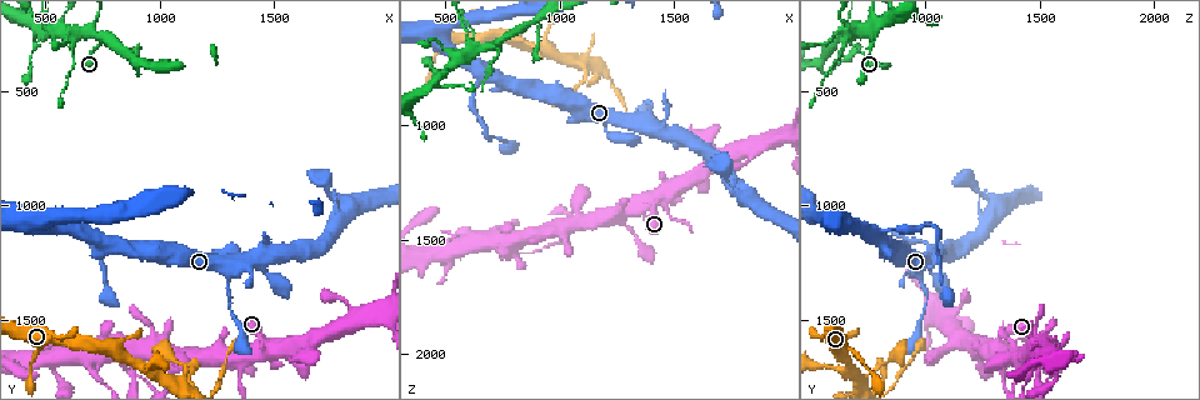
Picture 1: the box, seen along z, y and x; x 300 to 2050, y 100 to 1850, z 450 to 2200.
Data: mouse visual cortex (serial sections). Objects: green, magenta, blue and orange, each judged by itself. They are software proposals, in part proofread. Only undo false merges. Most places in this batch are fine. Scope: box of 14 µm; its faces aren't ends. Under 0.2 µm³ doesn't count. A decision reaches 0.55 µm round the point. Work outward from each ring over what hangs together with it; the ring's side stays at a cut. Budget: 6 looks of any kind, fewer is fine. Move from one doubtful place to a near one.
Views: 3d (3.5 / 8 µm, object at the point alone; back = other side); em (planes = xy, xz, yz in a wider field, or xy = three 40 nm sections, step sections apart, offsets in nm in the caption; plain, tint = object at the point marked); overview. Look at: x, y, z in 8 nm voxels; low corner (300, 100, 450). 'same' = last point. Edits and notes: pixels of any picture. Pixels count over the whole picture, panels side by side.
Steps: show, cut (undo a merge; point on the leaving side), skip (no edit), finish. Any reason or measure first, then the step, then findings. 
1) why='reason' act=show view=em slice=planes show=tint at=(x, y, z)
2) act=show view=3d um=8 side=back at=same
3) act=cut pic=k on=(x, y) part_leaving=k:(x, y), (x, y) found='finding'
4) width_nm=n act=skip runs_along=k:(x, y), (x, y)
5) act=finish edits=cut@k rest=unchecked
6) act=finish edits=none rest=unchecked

why='a narrow waist' act=show view=3d um=3.5 side=back at=(630, 1100, 870)

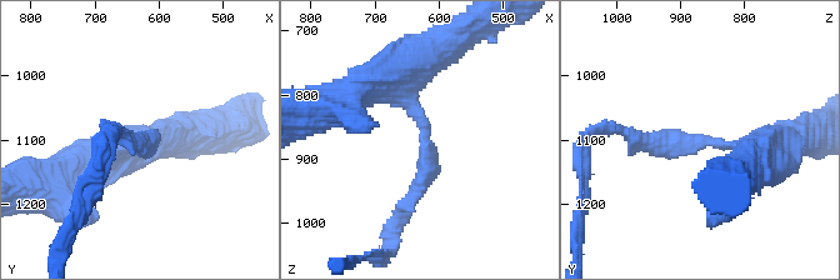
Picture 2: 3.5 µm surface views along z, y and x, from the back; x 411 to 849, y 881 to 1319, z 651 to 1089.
why='need the tissue' act=show view=em slice=xy step=1 show=tint at=(625, 1100, 860)

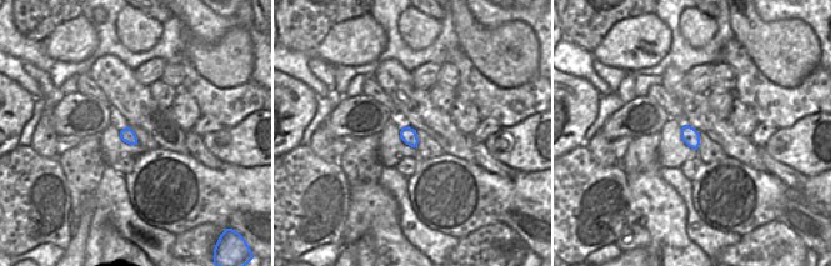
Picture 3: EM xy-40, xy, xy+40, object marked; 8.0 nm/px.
width_nm=130 act=skip runs_along=2:(753, 158), (759, 150), (743, 146), (628, 135) found='one cell here'

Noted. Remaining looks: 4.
act=show view=3d um=8 side=back at=(540, 220, 720)

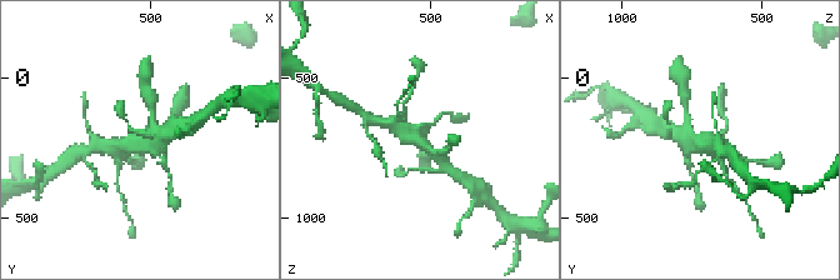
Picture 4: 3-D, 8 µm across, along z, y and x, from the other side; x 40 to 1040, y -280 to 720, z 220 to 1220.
arms=4 arm_widths_nm=150,200,300,300 why='now the EM' act=show view=em slice=xy step=5 show=tint at=(540, 220, 740)

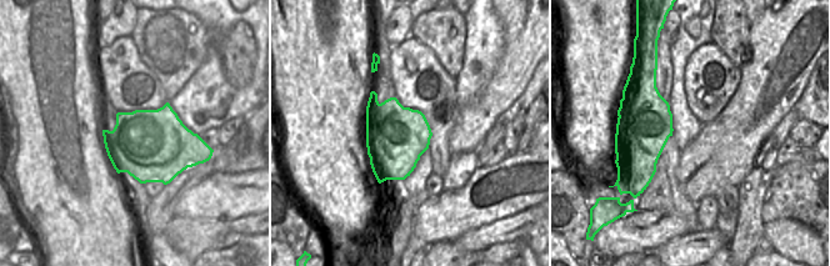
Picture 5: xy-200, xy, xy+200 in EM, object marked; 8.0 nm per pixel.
act=skip runs_along=4:(381, 123), (409, 131), (440, 161) found='all the same cell'

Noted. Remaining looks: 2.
why='calibre changes' act=show view=3d um=8 at=(1340, 1710, 1340)

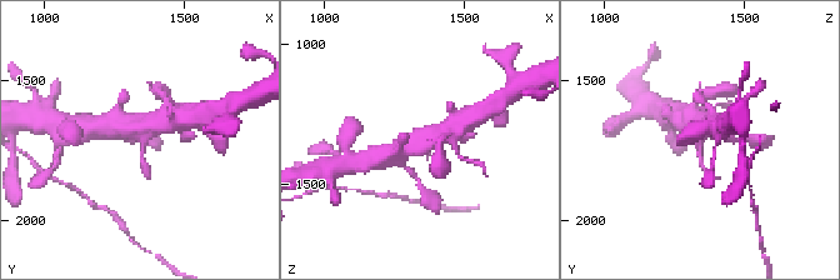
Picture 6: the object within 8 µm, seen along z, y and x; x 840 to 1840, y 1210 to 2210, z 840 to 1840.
arms=3 arm_widths_nm=150,350,600 why='now the EM' act=show view=em slice=xy step=2 show=tint at=(1350, 1710, 1330)

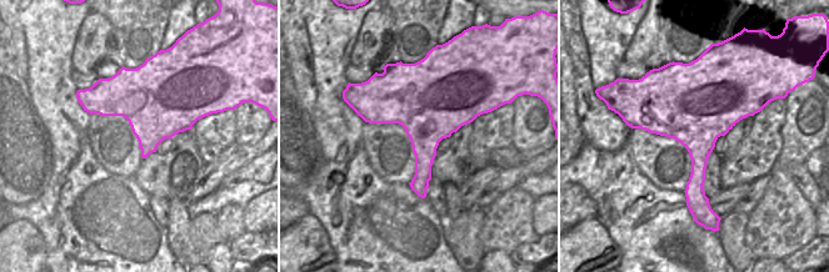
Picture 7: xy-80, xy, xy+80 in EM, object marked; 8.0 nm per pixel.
width_nm=550 act=skip runs_along=6:(446, 131), (400, 153), (390, 154) found='one cell here'

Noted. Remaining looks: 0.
act=finish edits=none rest=unchecked

